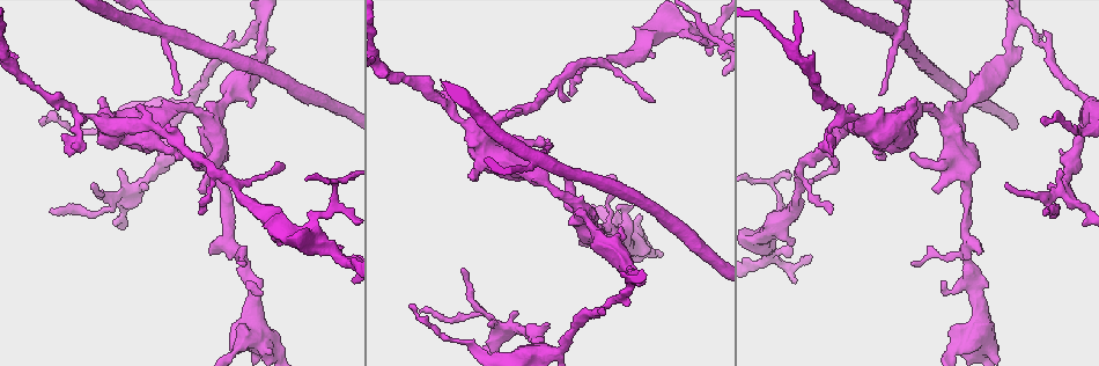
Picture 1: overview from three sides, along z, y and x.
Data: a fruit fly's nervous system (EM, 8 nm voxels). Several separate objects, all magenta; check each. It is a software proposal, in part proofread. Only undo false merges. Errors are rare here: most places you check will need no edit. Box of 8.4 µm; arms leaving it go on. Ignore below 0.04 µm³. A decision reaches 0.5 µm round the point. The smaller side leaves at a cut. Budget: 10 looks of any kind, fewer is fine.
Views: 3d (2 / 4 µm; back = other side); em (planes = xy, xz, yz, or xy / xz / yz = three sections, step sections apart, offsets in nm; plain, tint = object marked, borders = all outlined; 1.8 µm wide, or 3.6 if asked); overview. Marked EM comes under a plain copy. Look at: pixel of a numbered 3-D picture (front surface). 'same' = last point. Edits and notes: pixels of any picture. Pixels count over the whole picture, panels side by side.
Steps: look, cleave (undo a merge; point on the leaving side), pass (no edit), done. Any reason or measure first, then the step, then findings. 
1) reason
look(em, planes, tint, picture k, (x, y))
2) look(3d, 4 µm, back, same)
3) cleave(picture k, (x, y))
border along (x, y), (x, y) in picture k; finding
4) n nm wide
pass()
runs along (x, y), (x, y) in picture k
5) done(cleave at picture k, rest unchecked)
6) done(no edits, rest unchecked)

sharp bend
look(em, xz, step 8, tint, picture 1, (581, 210))

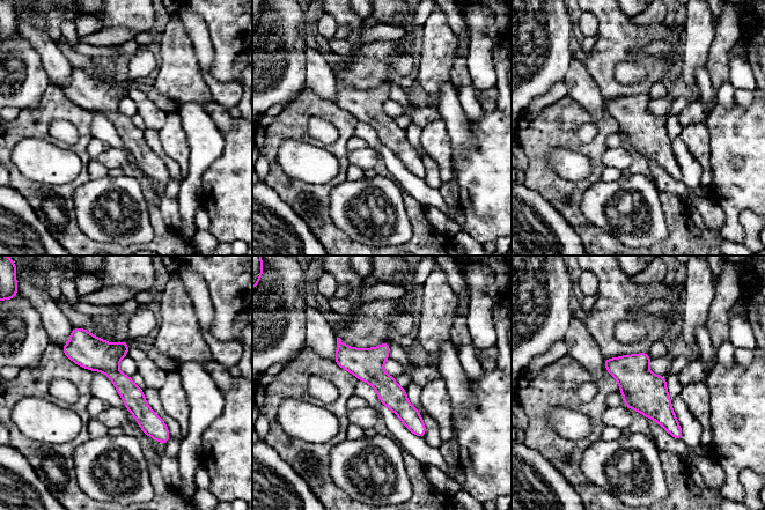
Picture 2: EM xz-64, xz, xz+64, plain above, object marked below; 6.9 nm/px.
look(em, planes, tint, same)

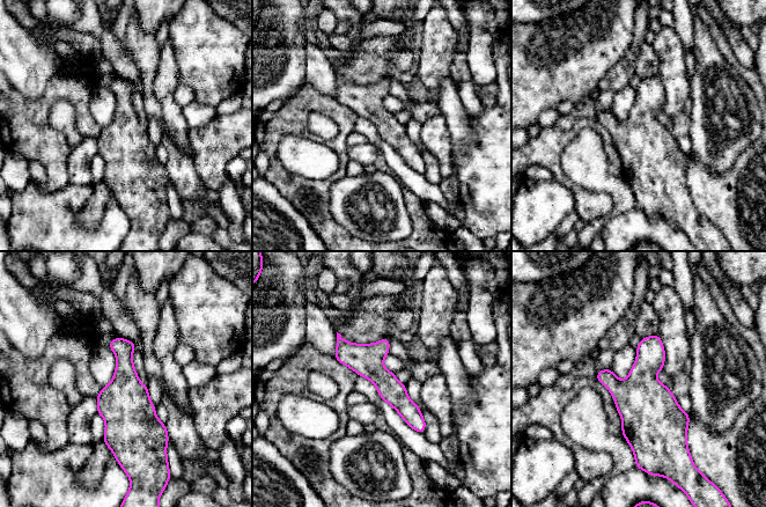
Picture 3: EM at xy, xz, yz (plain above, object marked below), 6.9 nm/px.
190 nm wide
pass()
runs along (339, 339), (395, 394), (421, 430) in picture 3; one neuron here

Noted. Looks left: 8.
sudden change in width
look(em, planes, tint, picture 1, (1013, 25))

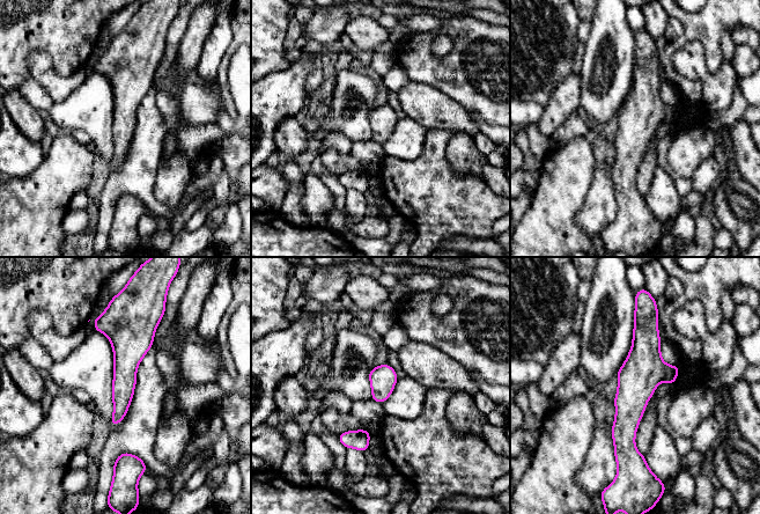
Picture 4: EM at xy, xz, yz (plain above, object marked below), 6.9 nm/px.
170 nm wide
pass()
one neuron here

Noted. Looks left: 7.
two arms in line, one across
look(em, xy, step 8, tint, picture 1, (540, 344))

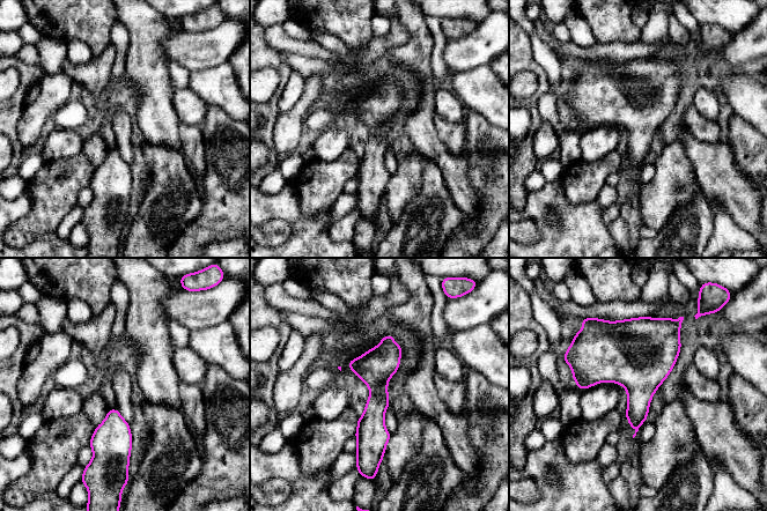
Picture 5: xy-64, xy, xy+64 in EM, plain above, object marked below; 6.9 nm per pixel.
look(em, planes, borders, same)

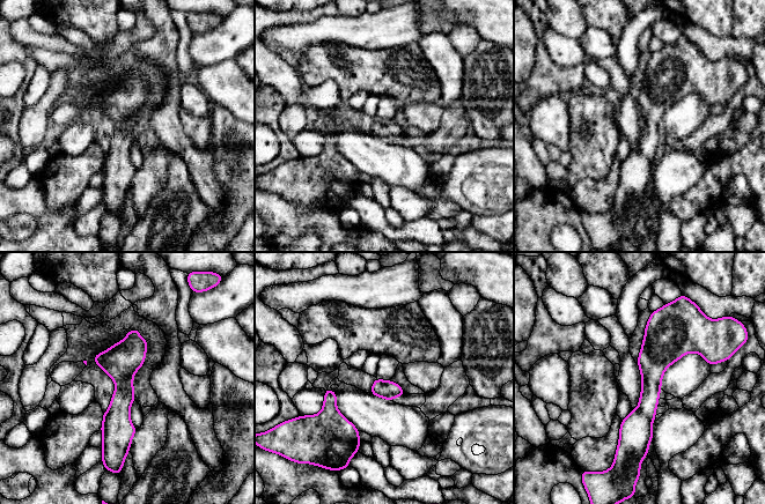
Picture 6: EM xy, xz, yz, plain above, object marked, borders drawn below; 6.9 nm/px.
pass()
runs along (656, 313), (638, 451) in picture 6; one neuron here

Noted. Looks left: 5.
thick turns thin
look(em, planes, tint, picture 1, (681, 25))

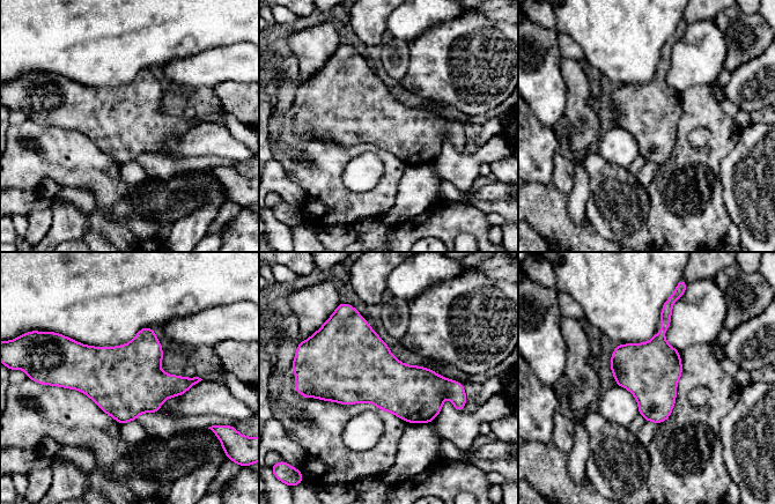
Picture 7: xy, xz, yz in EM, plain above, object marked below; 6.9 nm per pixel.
pass()
continuous, no second neuron

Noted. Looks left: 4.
done(no edits, rest unchecked)

